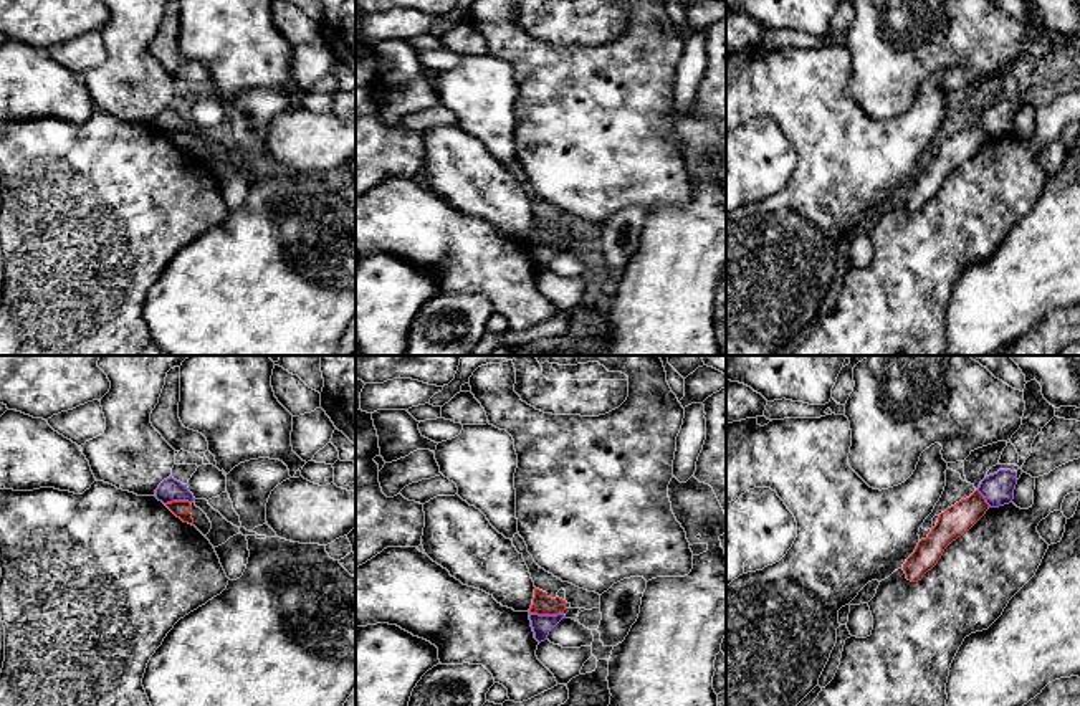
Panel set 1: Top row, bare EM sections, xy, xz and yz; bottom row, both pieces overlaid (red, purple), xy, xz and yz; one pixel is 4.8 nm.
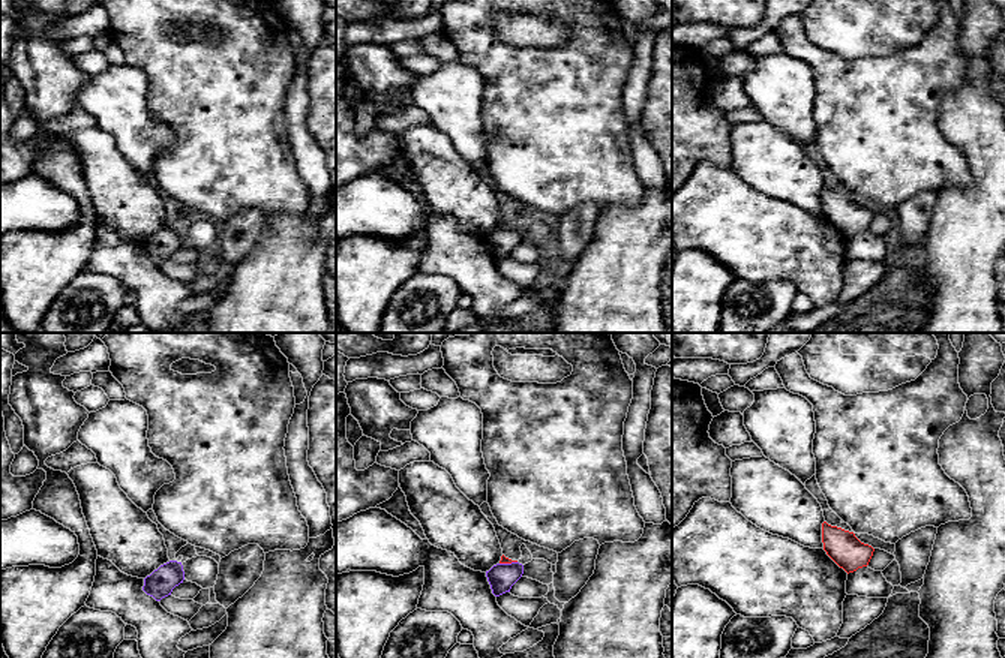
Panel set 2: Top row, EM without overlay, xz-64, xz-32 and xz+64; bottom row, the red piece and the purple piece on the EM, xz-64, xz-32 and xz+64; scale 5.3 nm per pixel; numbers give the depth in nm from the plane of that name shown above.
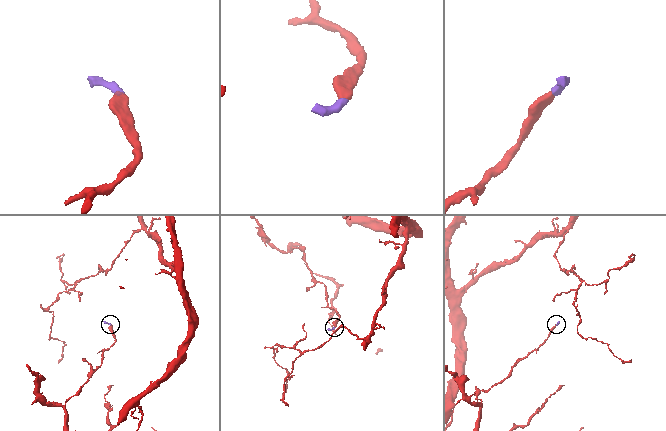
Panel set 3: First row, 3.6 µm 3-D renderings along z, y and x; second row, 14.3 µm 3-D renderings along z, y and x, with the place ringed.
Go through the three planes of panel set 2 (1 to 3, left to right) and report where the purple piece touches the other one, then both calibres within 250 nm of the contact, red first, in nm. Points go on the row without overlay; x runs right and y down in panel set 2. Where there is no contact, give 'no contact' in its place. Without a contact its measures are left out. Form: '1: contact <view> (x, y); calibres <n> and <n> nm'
1: no contact
2: contact xz-32 (507, 227); calibres 40 and 150 nm
3: no contact

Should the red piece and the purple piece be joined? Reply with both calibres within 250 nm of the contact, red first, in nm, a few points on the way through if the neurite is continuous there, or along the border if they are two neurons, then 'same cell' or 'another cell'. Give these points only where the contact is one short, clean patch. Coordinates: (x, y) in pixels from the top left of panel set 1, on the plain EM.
100/100 nm | along xz (530, 242), (563, 243) | another cell

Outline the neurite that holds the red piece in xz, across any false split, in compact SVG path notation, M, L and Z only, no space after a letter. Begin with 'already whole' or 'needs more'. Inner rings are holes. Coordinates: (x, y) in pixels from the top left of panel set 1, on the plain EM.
already whole | M534 218L534 228L529 243L557 245L564 243L564 240L566 240L566 230L559 227L551 228L546 222Z

